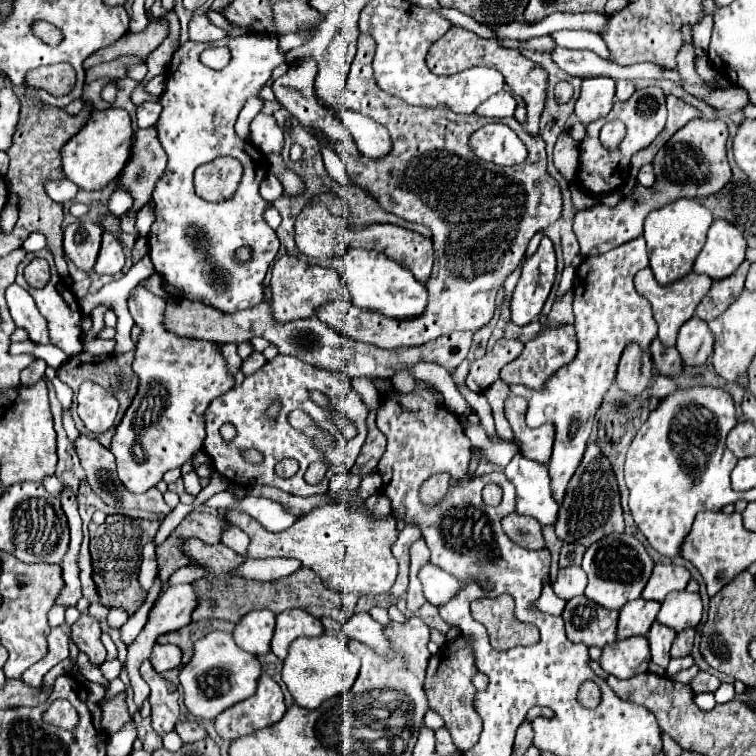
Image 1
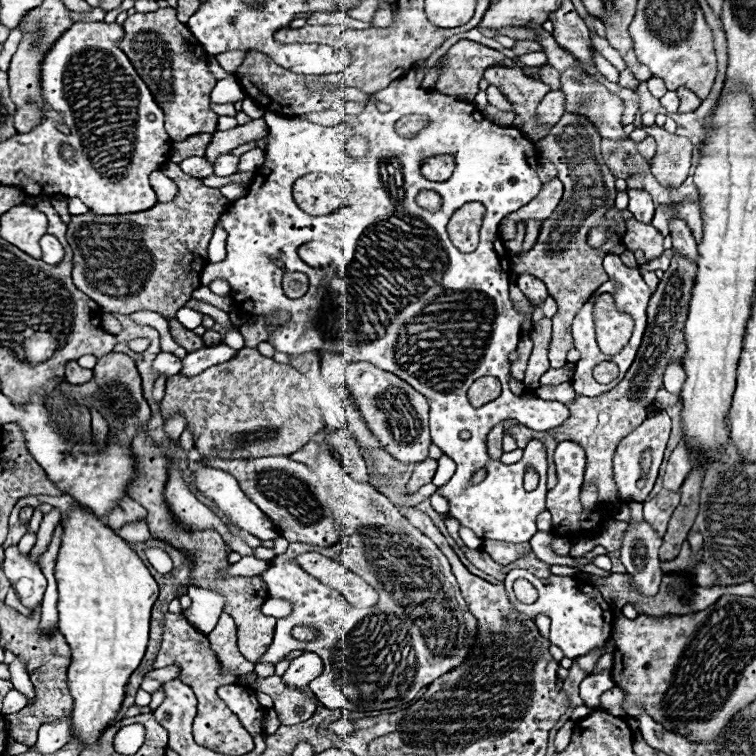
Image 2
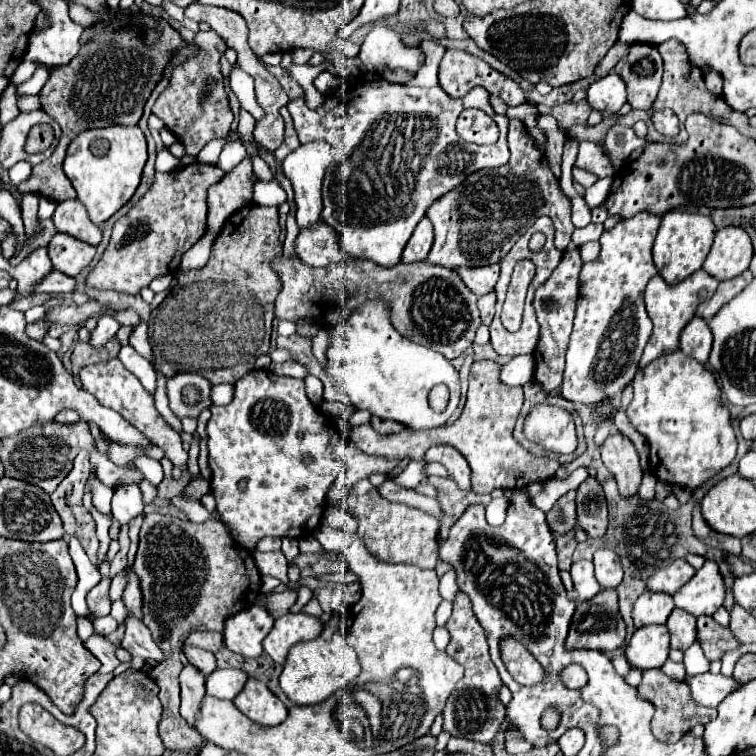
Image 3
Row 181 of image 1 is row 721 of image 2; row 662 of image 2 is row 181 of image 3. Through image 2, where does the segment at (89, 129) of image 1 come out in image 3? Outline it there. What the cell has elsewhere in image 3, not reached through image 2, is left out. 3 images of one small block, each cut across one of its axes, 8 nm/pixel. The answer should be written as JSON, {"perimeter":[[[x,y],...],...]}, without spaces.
{"perimeter":[[[108,126],[86,130],[74,138],[64,160],[64,174],[70,178],[78,200],[86,206],[94,224],[106,222],[132,198],[140,184],[146,158],[146,138],[138,126]]]}

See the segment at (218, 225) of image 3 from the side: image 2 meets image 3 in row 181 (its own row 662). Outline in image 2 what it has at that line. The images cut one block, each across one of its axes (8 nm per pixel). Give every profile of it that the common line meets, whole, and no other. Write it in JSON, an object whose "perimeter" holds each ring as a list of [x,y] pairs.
{"perimeter":[[[222,614],[216,628],[208,634],[208,640],[212,644],[214,654],[218,654],[218,660],[226,670],[236,672],[238,676],[248,674],[254,670],[254,664],[246,660],[236,646],[236,624],[228,614]]]}

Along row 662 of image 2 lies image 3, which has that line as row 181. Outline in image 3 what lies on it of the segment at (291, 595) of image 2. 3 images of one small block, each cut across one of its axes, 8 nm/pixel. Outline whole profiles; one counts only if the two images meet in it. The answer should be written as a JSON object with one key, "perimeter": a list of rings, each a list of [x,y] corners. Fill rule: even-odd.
{"perimeter":[[[352,78],[340,88],[326,94],[326,102],[318,110],[310,110],[304,98],[290,102],[288,112],[294,122],[294,130],[302,144],[324,140],[334,150],[334,162],[328,166],[324,176],[324,210],[322,220],[330,224],[340,236],[340,250],[352,258],[366,258],[378,266],[392,268],[400,262],[402,250],[412,236],[416,224],[426,214],[426,208],[446,192],[454,190],[466,176],[480,168],[496,168],[508,162],[510,152],[506,144],[508,118],[498,116],[488,104],[488,92],[484,88],[470,90],[464,98],[450,98],[440,86],[436,88],[410,88],[390,82],[364,82]],[[478,108],[484,110],[500,128],[500,138],[492,146],[478,146],[464,142],[454,126],[462,110]],[[276,180],[272,182],[256,182],[254,186],[254,204],[260,206],[280,206],[286,200],[284,190],[280,188],[280,184]]]}

